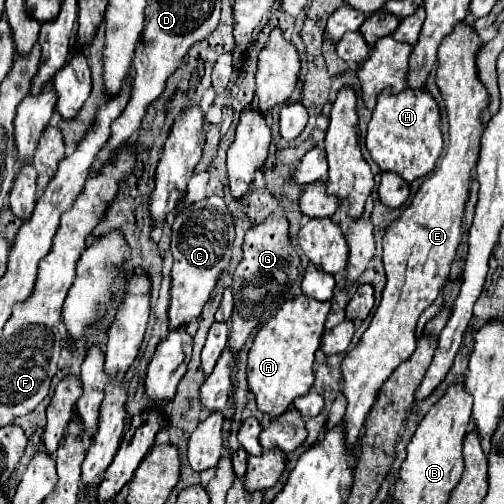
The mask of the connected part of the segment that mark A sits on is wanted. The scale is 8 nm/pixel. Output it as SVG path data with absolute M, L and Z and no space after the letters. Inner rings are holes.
M308 265L300 289L304 295L286 301L278 309L278 313L260 327L248 351L248 387L256 397L258 409L262 413L268 413L270 417L282 415L290 407L290 403L296 397L306 395L314 383L314 351L320 345L324 321L330 311L328 301L332 299L334 291L334 277L324 275L324 271L316 271L316 267ZM306 295L312 299L308 299Z

